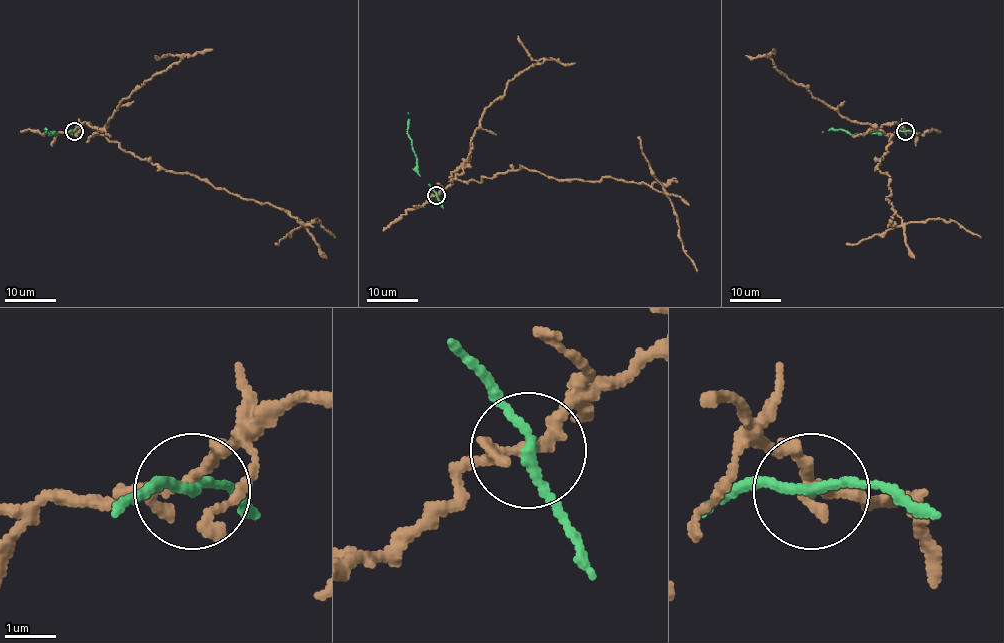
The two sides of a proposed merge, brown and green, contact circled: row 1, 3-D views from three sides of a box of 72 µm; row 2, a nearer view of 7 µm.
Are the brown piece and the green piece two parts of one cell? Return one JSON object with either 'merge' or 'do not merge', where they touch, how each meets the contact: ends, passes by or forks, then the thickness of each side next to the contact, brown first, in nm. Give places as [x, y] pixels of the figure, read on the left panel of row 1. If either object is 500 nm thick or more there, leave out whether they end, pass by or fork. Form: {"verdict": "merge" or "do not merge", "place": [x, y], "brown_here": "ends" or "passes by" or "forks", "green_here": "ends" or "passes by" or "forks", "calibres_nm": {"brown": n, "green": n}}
{"verdict": "do not merge", "place": [74, 131], "brown_here": "passes by", "green_here": "passes by", "calibres_nm": {"brown": 240, "green": 180}}

